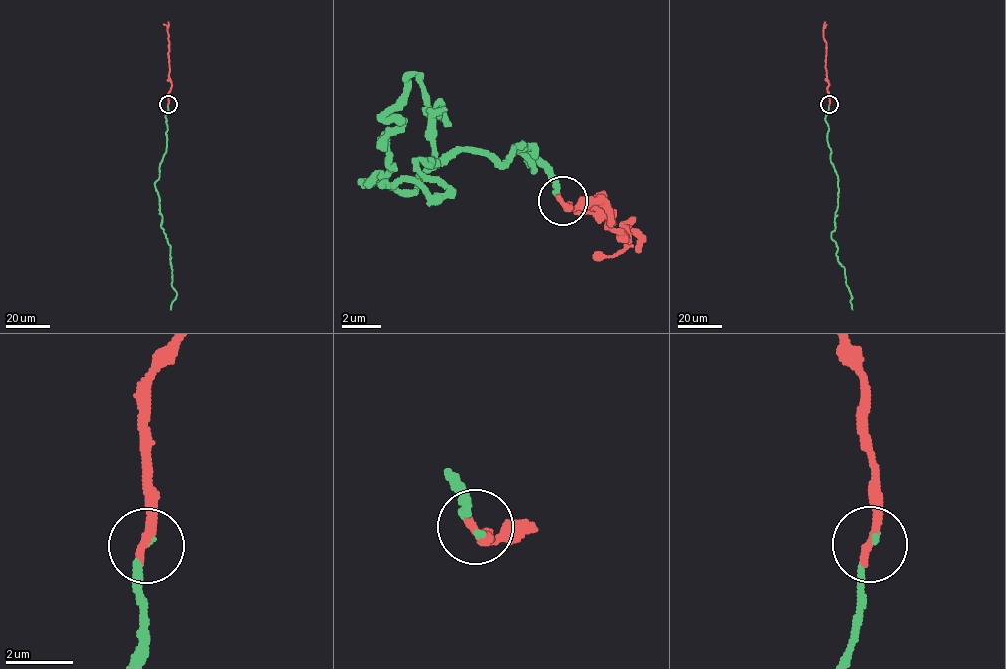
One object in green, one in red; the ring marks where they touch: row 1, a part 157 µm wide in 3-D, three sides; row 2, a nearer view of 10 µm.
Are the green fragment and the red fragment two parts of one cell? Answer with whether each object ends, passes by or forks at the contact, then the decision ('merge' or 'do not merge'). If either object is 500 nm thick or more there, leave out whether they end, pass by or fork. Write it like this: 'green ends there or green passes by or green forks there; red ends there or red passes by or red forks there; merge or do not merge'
green ends there; red ends there; merge

